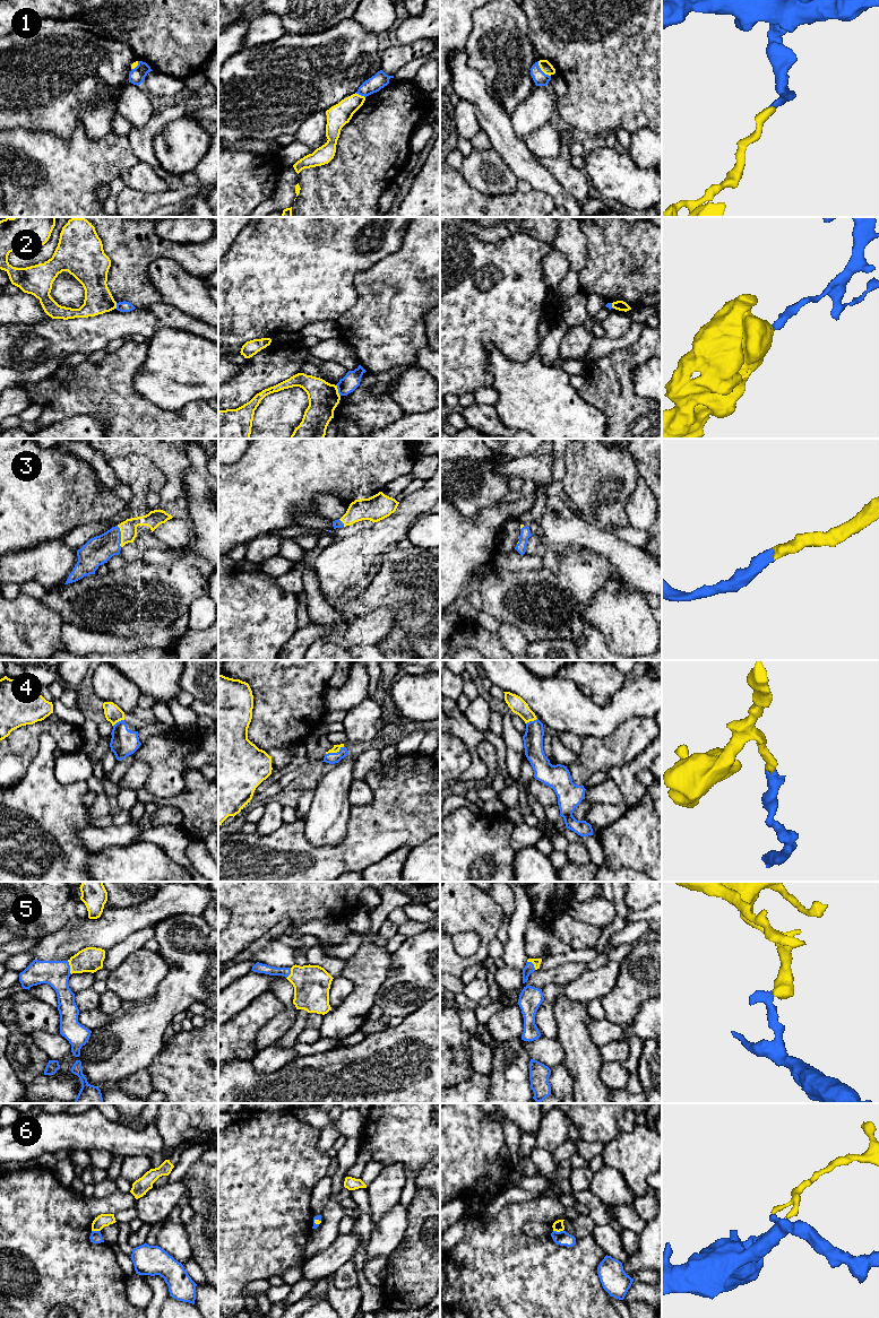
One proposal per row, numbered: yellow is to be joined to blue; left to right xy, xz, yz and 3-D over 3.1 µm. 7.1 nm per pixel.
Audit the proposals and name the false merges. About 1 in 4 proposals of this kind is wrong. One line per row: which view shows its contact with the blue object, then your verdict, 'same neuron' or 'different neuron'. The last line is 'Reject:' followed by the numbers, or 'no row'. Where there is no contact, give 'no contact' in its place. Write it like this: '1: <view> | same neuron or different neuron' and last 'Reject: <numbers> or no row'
1: yz | different neuron
2: xz | different neuron
3: xy | same neuron
4: xz | same neuron
5: xy | same neuron
6: yz | different neuron
Reject: 1, 2, 6

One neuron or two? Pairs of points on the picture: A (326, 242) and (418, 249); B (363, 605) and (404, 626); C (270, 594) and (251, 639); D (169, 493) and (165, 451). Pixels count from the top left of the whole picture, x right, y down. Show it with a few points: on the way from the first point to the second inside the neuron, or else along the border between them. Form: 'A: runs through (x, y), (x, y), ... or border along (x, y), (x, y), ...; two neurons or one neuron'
A: border along (407, 228), (402, 245), (377, 262); two neurons
B: runs through (376, 601), (390, 601), (403, 614); one neuron
C: runs through (259, 605), (251, 613), (251, 627); one neuron
D: runs through (172, 483), (172, 464), (170, 461); one neuron

